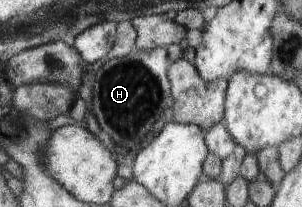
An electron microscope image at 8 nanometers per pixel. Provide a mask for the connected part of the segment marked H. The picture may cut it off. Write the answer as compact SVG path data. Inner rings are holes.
M155 47L148 51L129 51L125 56L109 59L100 63L99 68L94 68L92 91L91 91L91 112L97 119L99 126L108 134L120 148L122 153L135 154L141 148L141 140L151 132L153 124L159 120L159 116L165 110L165 104L169 104L169 81L167 80L167 70L170 69L171 62L168 57L168 50L163 47Z

